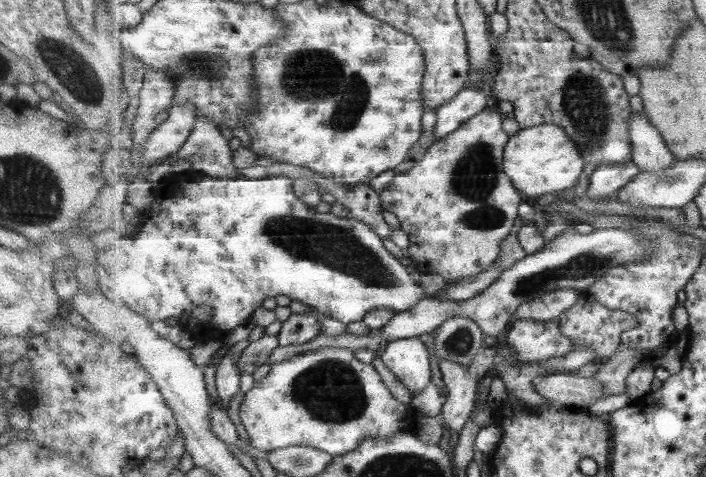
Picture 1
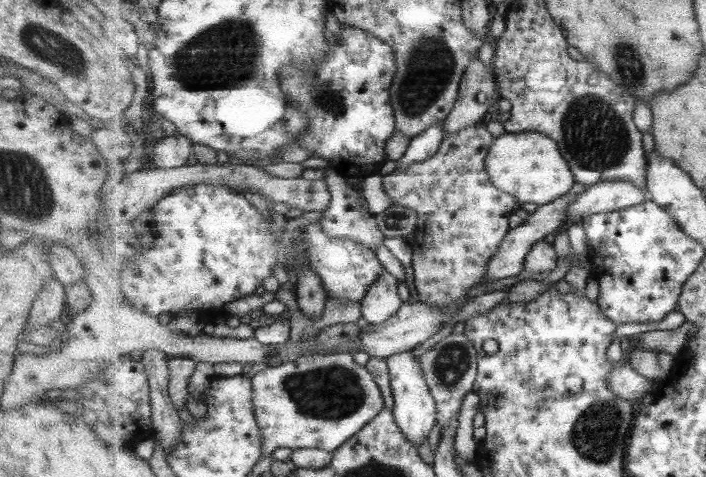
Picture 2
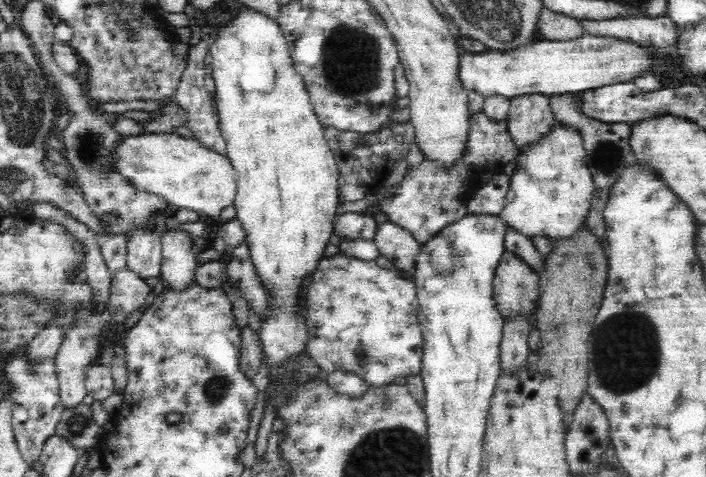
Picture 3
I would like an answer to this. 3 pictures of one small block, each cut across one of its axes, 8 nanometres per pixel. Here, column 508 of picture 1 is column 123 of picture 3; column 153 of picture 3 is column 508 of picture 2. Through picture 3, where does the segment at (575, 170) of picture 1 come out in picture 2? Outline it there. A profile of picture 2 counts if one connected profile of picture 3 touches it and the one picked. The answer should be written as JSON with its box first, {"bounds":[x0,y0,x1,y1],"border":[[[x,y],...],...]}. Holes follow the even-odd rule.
{"bounds":[486,132,577,206],"border":[[[505,132],[493,142],[486,163],[487,173],[491,177],[491,183],[495,187],[499,187],[499,190],[515,195],[519,204],[524,202],[531,202],[537,206],[549,204],[551,201],[564,197],[575,186],[575,183],[577,183],[577,178],[575,178],[574,171],[571,170],[570,162],[567,162],[567,159],[563,157],[558,142],[538,132]]]}

